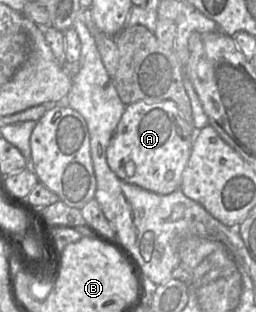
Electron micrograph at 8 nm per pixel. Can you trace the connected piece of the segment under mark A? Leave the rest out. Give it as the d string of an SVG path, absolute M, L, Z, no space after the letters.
M171 100L138 101L126 105L106 149L107 164L126 183L156 194L170 194L180 188L197 131Z

